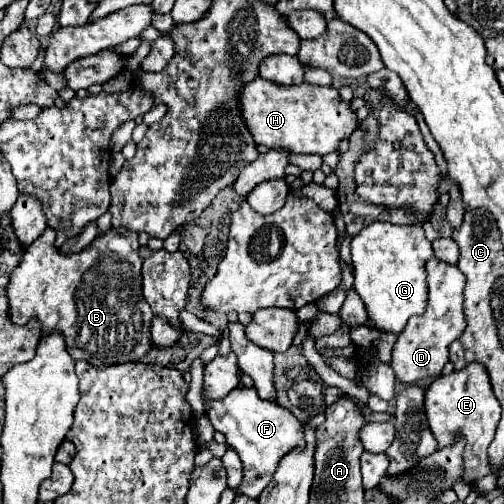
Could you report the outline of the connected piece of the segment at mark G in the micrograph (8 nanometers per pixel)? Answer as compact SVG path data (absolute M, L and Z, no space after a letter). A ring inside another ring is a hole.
M372 222L352 238L352 264L354 264L354 290L360 294L368 316L380 332L400 334L414 314L426 310L426 276L424 262L434 254L432 242L424 236L422 226L398 226L390 222Z

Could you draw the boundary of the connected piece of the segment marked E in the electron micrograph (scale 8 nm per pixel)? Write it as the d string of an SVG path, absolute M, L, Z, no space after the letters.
M468 364L460 372L452 372L448 376L438 376L424 394L424 410L428 418L428 426L438 440L438 448L452 446L458 436L464 436L464 474L462 480L468 484L478 482L486 474L492 474L494 468L488 460L488 446L494 440L494 432L500 420L500 404L492 394L492 386L488 382L488 372L480 364Z

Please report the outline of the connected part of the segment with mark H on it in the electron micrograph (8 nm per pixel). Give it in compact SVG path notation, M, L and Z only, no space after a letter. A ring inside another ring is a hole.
M256 78L240 92L240 106L258 146L286 150L288 154L326 156L338 152L338 144L344 138L350 138L350 134L360 126L356 110L350 102L344 102L340 92L332 86L302 82L300 86L280 88Z

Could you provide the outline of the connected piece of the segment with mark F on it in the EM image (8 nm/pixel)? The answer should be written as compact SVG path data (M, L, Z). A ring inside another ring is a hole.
M238 386L234 388L226 398L222 400L206 400L206 416L212 422L216 432L222 432L226 436L226 444L238 452L242 464L244 464L244 478L240 484L240 490L232 490L232 494L242 492L244 496L258 498L260 492L268 486L276 462L288 454L288 450L294 450L296 446L304 446L304 430L302 422L294 418L294 414L282 406L272 406L272 402L264 402L258 398L254 388Z

